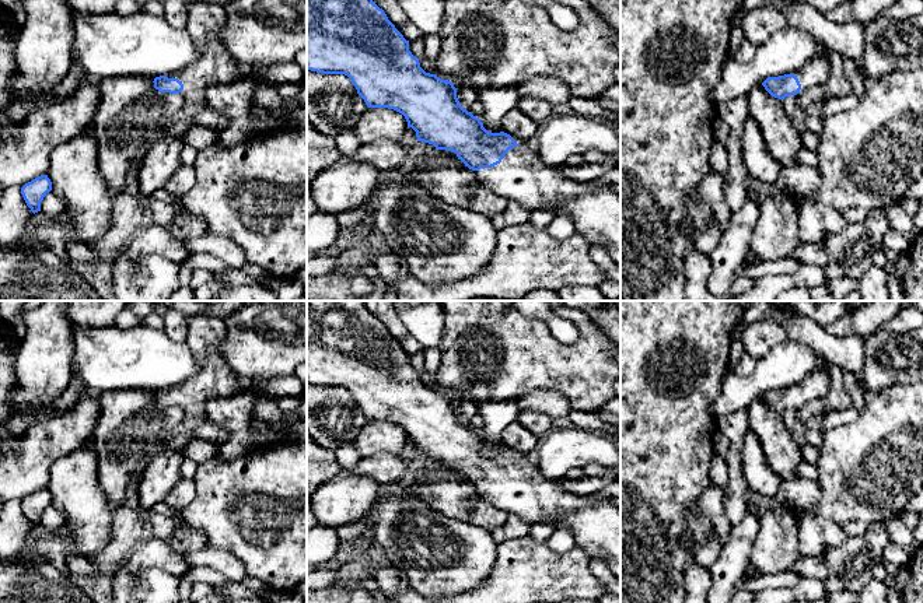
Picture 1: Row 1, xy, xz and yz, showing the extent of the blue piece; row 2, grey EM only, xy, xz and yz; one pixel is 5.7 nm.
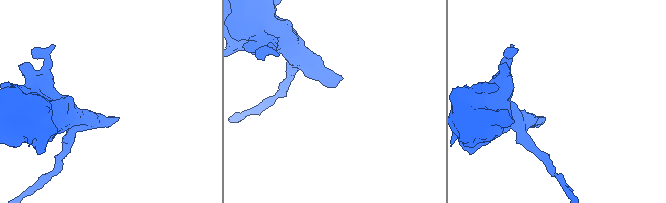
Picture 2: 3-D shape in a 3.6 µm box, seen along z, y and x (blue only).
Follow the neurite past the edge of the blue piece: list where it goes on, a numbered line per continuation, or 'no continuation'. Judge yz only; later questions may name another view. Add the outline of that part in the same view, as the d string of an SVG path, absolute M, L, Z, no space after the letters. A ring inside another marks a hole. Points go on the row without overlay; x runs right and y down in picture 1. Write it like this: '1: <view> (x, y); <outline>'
1: yz (814, 386); M818 354L812 372L791 388L794 388L801 397L801 403L797 407L798 410L815 400L824 399L831 388L826 360L821 354Z

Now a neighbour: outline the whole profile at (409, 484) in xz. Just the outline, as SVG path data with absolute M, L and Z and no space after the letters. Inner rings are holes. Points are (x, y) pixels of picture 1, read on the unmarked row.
M410 474L403 481L401 481L401 483L395 484L394 487L391 487L391 490L406 490L409 492L419 492L419 494L422 494L424 488Z

